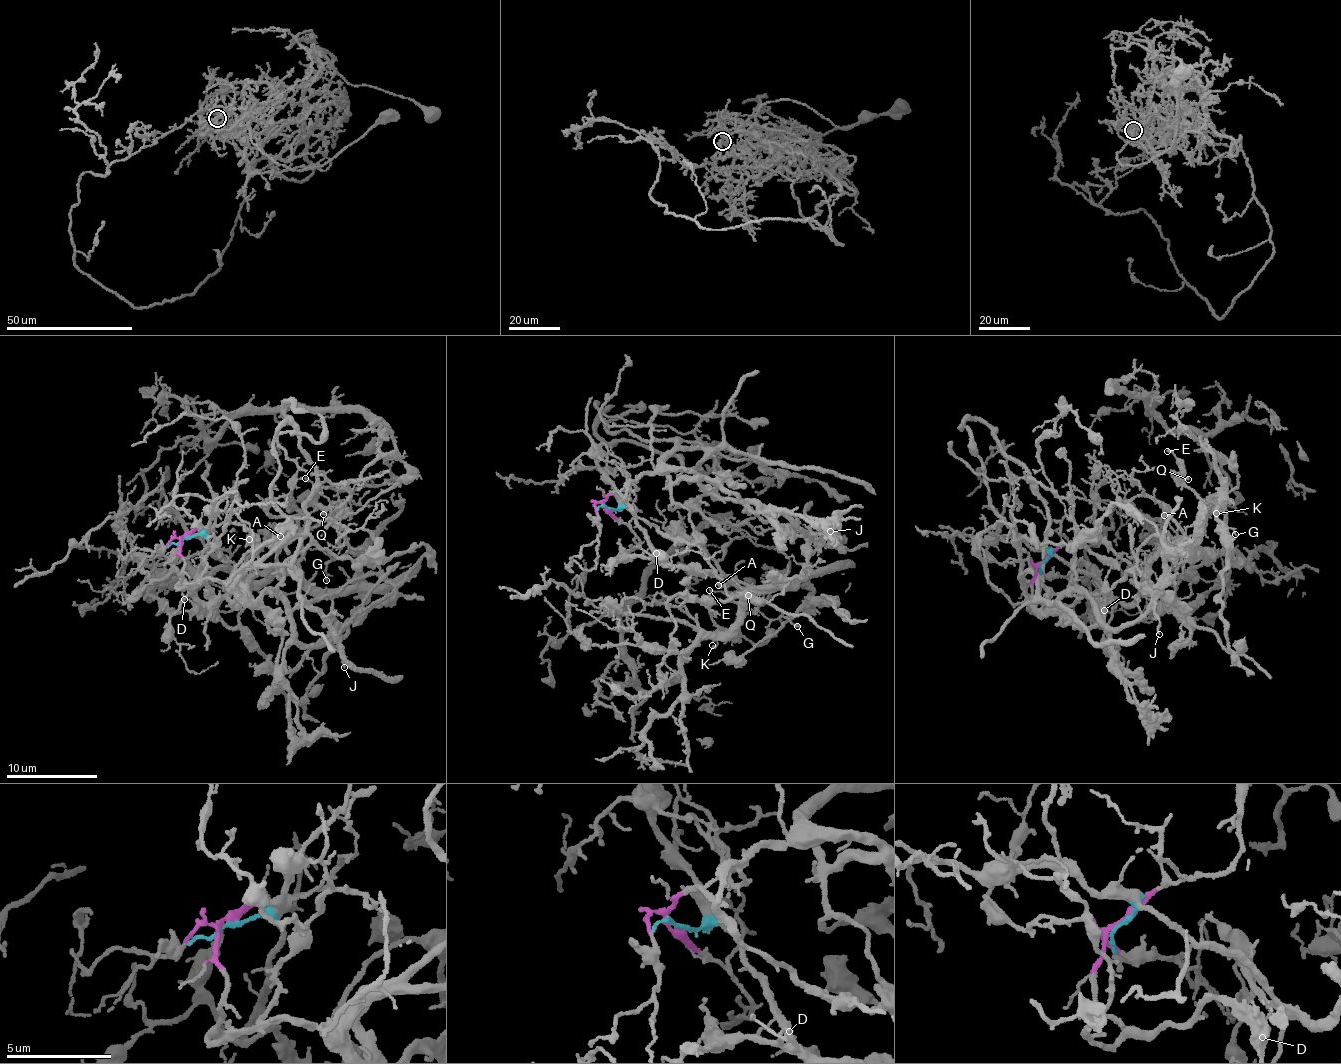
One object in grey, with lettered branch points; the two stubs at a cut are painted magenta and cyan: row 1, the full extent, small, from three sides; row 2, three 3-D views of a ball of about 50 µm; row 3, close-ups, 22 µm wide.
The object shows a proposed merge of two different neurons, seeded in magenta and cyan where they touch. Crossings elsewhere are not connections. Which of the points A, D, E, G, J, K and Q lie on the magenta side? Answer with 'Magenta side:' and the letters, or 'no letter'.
Magenta side: J

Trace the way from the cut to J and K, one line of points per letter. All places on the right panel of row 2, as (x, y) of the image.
J: (1043, 562), (1033, 596), (1043, 612), (1031, 613), (1035, 599), (1081, 628), (1108, 630), (1152, 605), (1160, 633)
K: (1043, 562), (1053, 553), (1129, 605), (1146, 581), (1177, 612), (1173, 582), (1184, 542), (1210, 506), (1216, 513)

